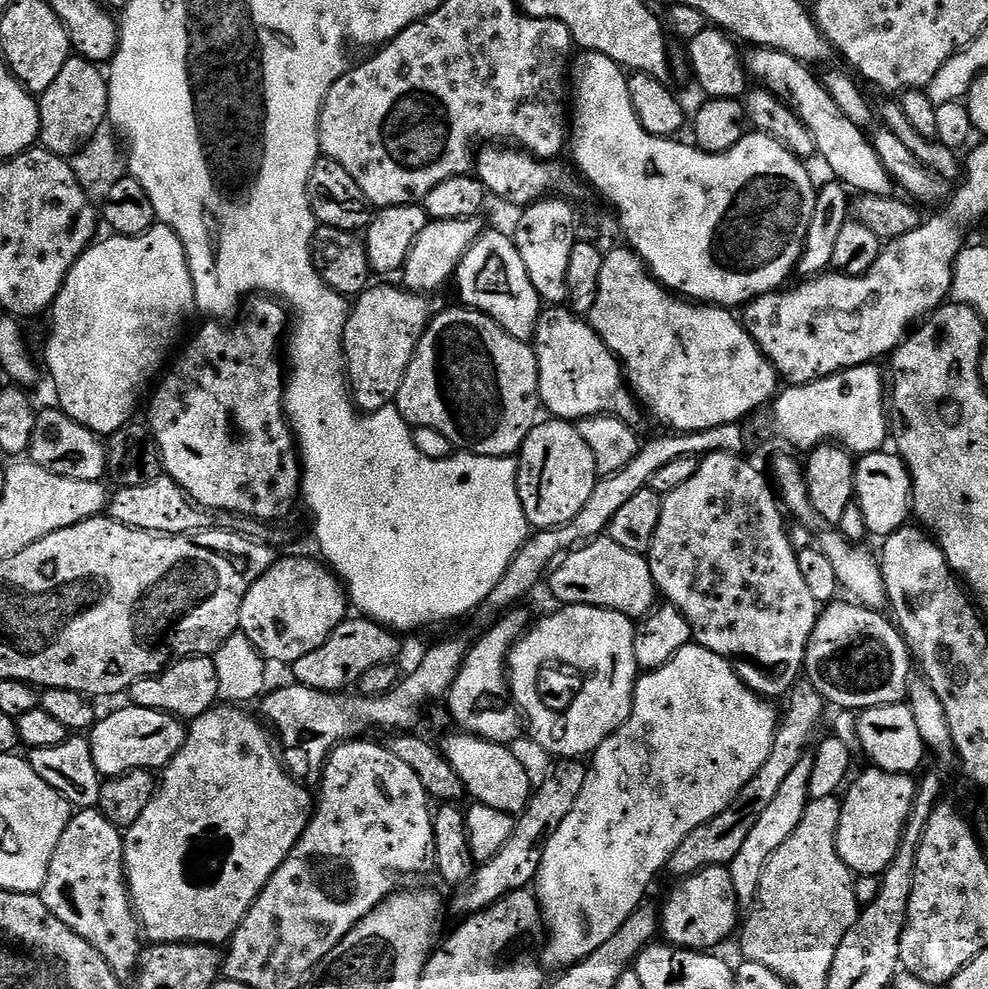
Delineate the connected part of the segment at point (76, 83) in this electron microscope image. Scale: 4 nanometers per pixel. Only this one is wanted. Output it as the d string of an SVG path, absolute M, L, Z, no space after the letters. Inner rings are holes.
M73 54L54 78L50 90L39 93L40 139L39 147L55 156L72 157L94 138L102 121L108 118L108 77L101 65Z

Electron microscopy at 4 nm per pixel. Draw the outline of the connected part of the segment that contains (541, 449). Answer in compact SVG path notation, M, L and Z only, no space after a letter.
M548 418L545 421L545 424L544 421L537 423L521 446L516 469L518 498L522 502L522 510L529 525L536 530L560 528L563 524L570 523L580 513L582 506L590 502L598 479L594 454L590 454L590 446L586 446L579 427L575 423L555 418Z

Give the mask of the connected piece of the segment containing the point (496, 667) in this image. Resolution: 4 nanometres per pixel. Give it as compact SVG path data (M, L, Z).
M518 606L497 620L500 621L477 644L473 643L469 647L464 665L457 672L452 689L448 691L446 703L448 712L452 715L453 722L460 727L457 729L461 733L481 736L483 740L492 740L495 744L511 745L512 740L519 738L520 728L522 732L522 720L508 687L508 655L529 627L530 619L528 620L524 606Z

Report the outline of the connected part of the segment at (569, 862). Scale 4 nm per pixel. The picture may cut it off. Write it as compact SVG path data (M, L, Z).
M695 642L682 646L682 650L678 650L678 654L674 654L674 658L670 658L670 662L666 662L666 666L653 672L644 672L637 679L636 695L632 697L630 718L626 718L624 725L614 734L610 734L610 738L606 738L606 742L602 742L602 746L598 746L596 751L591 753L592 765L590 763L587 765L582 790L578 794L570 814L566 814L566 818L562 818L562 826L558 826L558 830L554 830L554 838L550 838L550 842L542 854L540 869L534 881L534 891L536 901L540 904L540 913L546 929L546 943L542 948L542 960L549 969L571 968L572 965L579 964L590 954L594 954L594 950L598 950L598 946L607 942L623 926L626 918L630 918L632 911L645 903L647 896L644 895L648 892L648 883L660 871L662 873L665 871L668 860L674 854L674 850L678 850L678 846L682 846L686 834L698 830L698 826L702 826L706 822L710 822L710 818L722 814L722 810L729 808L732 801L739 796L742 786L746 786L746 782L750 782L750 778L754 778L754 774L758 774L758 770L762 770L766 758L770 756L778 727L778 712L775 712L768 704L771 703L767 699L757 696L741 682L738 674L727 660Z

